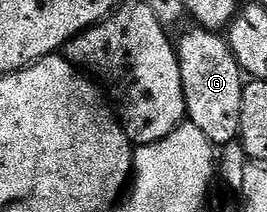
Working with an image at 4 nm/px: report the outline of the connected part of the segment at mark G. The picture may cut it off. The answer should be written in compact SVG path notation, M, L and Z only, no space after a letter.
M199 26L192 28L176 44L179 70L182 76L185 115L190 122L195 124L196 128L201 129L202 134L210 140L213 147L222 148L239 139L242 96L246 85L244 73L223 35Z

